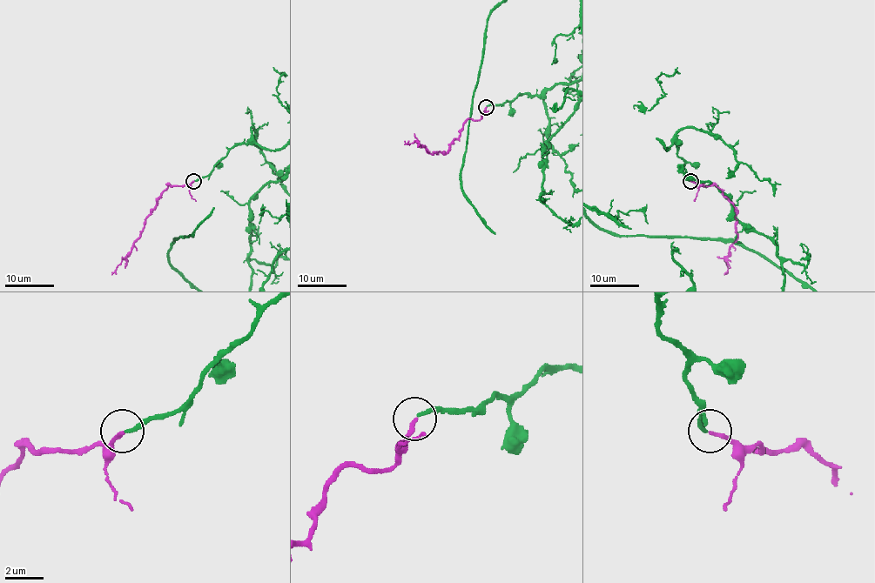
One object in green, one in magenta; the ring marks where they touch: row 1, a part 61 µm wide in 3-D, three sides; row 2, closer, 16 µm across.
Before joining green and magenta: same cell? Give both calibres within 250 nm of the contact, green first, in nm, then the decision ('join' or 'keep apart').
190 nm thick on the green side, 190 nm on the other; join

